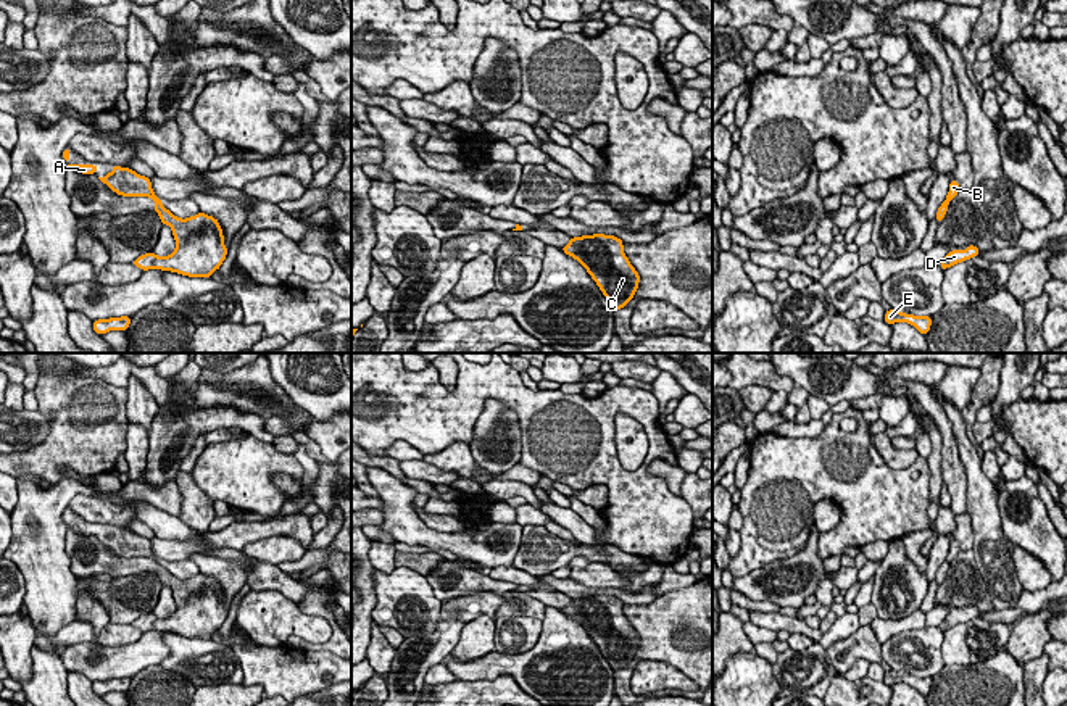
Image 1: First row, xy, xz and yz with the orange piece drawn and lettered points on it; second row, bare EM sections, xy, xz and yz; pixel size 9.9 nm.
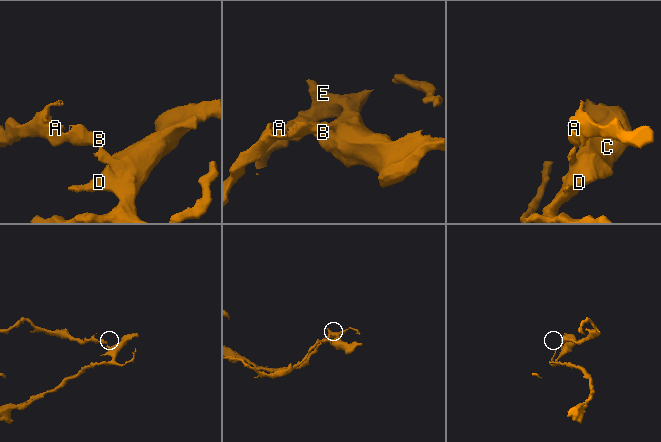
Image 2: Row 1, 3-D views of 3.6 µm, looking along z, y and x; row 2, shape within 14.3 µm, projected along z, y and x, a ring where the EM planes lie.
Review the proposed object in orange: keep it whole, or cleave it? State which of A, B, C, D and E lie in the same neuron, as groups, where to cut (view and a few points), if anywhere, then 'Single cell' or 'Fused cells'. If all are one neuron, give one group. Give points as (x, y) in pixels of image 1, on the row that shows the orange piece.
Groups: A B / C D E. Split along xy (155, 199), (160, 202). Fused cells

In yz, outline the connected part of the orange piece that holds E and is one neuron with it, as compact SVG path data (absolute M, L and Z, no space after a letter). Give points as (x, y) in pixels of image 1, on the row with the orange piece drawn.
M898 309L885 311L883 321L890 326L895 322L907 322L914 326L922 335L927 335L932 327L932 316L914 316L914 314L901 313Z

